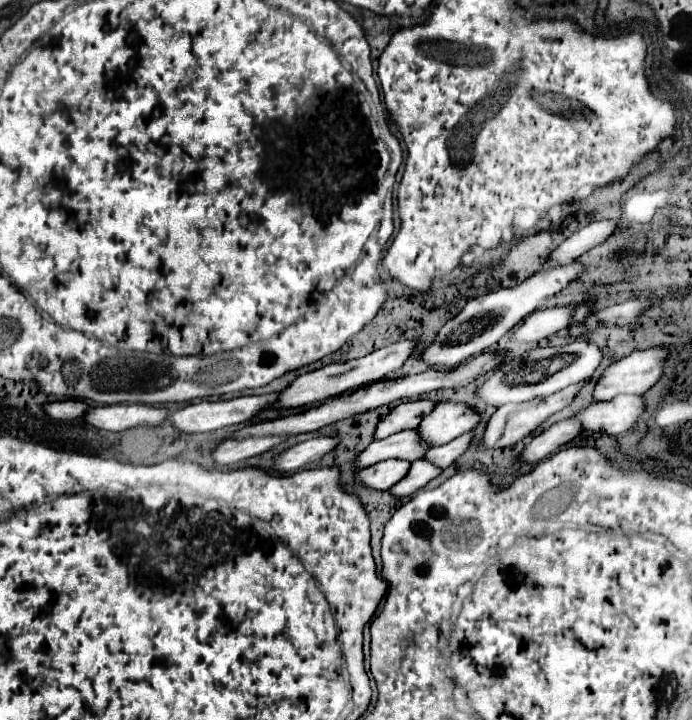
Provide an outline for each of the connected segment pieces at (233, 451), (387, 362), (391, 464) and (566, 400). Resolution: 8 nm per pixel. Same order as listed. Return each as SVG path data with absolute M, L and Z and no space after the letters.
M264 435L264 437L242 437L242 439L228 439L224 441L216 451L214 459L218 465L232 465L236 461L250 459L254 455L260 455L278 443L286 441L286 435Z
M398 341L398 343L392 343L388 347L382 347L366 357L360 357L360 359L354 359L354 361L346 361L346 363L332 363L332 365L326 365L326 367L320 367L316 371L310 371L310 373L304 373L300 375L288 389L282 391L276 407L302 407L302 405L314 405L314 403L320 403L320 401L326 401L330 397L338 397L346 391L352 391L352 389L358 389L358 387L364 387L364 385L370 385L370 383L376 383L380 379L384 379L386 375L398 371L410 357L412 353L416 351L418 347L418 341Z
M386 459L374 463L374 467L366 467L358 473L358 481L368 487L376 487L378 491L388 491L392 485L402 481L410 469L408 461L402 459Z
M590 377L582 379L580 383L574 383L574 385L566 387L562 391L556 391L548 397L536 397L536 399L530 399L530 401L524 401L524 403L508 403L508 405L498 407L498 411L488 419L488 425L486 425L486 431L484 431L484 437L482 437L482 447L508 447L508 445L514 445L528 435L532 435L550 415L568 407L588 381L590 381Z

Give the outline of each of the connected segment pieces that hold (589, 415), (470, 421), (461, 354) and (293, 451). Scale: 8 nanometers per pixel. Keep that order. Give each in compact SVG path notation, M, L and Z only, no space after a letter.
M618 395L610 401L600 401L578 413L574 419L582 419L584 431L600 431L608 435L620 435L630 431L646 409L640 395Z
M440 403L426 419L422 419L418 429L422 431L422 437L430 439L430 445L436 447L472 431L480 419L480 413L466 403Z
M574 259L566 265L552 267L544 273L534 273L516 287L500 287L498 291L490 291L486 295L474 297L472 301L468 301L468 305L462 309L460 315L450 319L440 329L440 333L434 339L434 345L430 345L428 351L424 353L424 361L428 365L454 367L454 365L462 363L464 359L486 351L488 347L498 343L508 331L512 331L526 315L540 309L546 299L562 293L572 281L580 279L584 271L586 271L586 265L578 259Z
M318 435L314 439L298 443L298 445L286 449L284 453L276 455L274 469L278 473L294 473L294 471L302 469L304 465L318 461L320 457L324 457L326 453L336 449L336 445L338 445L338 439L334 439L330 435Z

